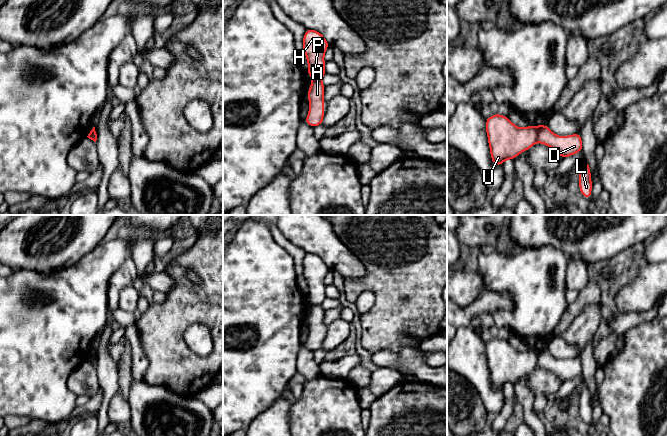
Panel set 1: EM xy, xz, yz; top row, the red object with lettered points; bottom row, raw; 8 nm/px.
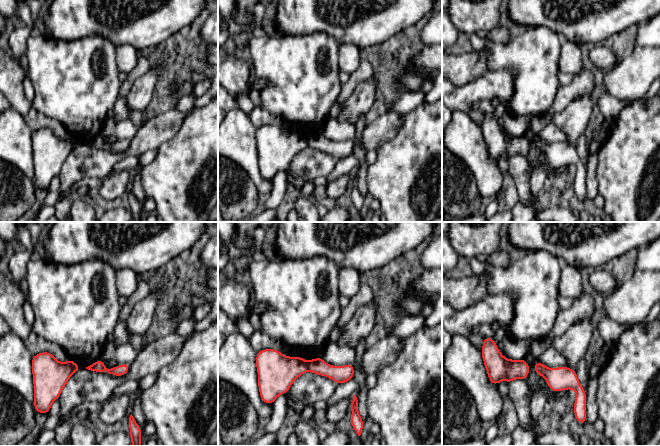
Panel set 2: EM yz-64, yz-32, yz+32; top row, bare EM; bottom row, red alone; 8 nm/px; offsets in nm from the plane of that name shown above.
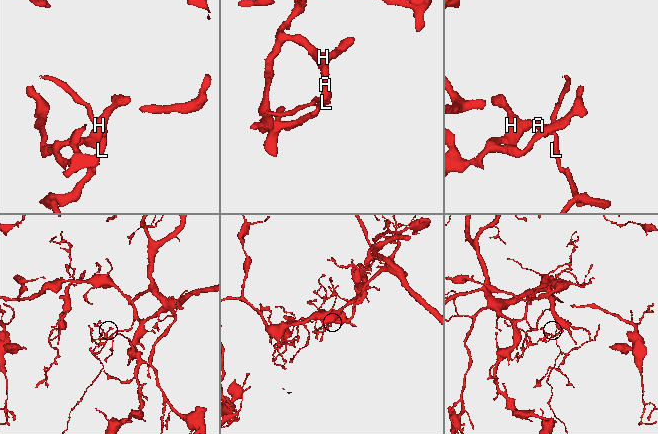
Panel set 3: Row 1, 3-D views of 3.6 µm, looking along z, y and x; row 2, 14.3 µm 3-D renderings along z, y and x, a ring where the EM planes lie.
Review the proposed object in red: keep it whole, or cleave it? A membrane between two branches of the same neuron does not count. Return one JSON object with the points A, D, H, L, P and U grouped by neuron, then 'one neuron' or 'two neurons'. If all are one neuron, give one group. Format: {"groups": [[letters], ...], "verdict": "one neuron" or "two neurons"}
{"groups": [["A", "D", "L"], ["H", "P", "U"]], "verdict": "two neurons"}

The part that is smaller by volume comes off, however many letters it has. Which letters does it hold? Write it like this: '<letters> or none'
A, D, L

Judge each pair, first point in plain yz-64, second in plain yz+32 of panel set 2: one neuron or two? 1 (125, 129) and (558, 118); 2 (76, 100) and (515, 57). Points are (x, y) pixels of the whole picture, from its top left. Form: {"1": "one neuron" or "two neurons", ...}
{"1": "two neurons", "2": "one neuron"}

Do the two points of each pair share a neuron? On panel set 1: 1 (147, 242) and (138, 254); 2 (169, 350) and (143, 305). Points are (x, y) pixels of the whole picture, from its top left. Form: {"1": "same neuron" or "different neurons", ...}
{"1": "same neuron", "2": "different neurons"}

